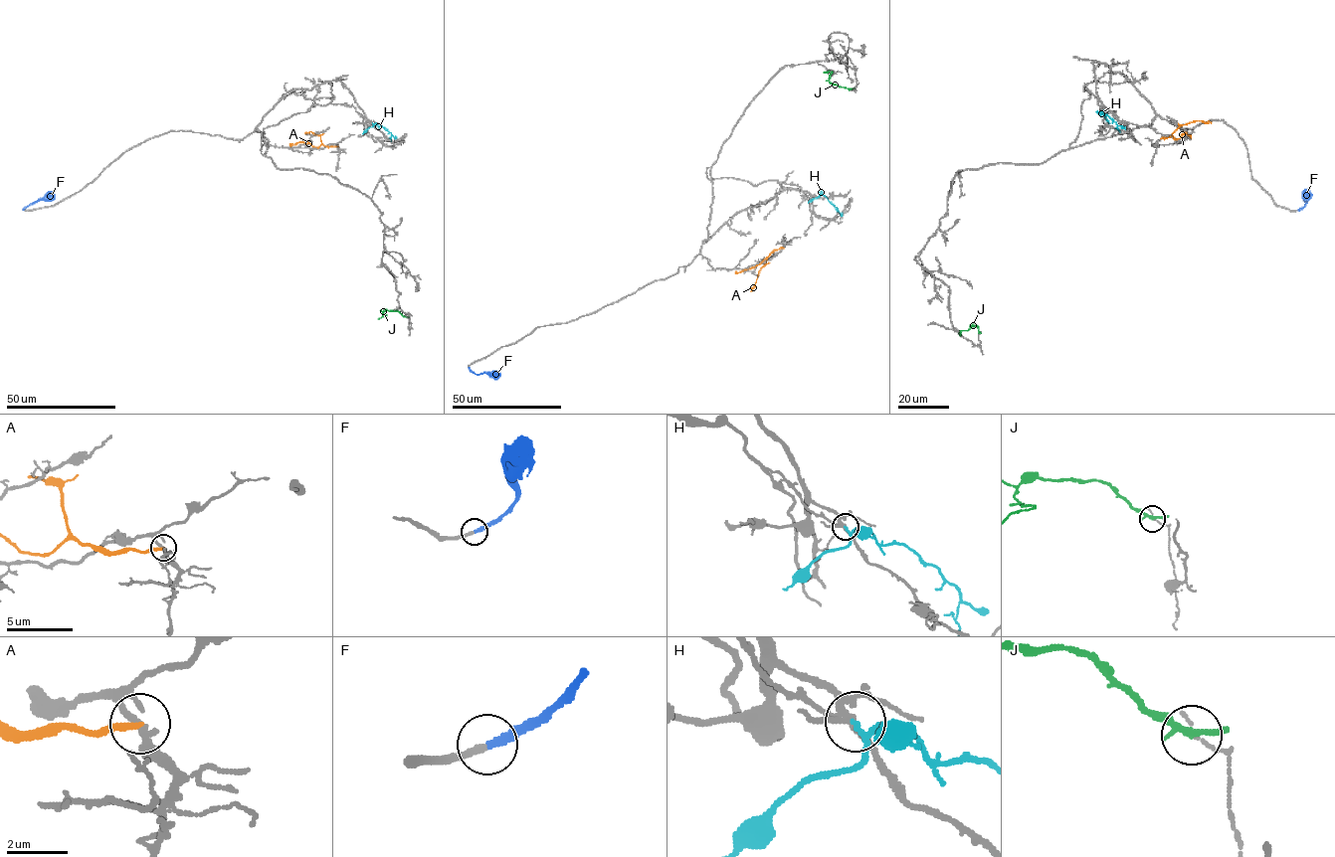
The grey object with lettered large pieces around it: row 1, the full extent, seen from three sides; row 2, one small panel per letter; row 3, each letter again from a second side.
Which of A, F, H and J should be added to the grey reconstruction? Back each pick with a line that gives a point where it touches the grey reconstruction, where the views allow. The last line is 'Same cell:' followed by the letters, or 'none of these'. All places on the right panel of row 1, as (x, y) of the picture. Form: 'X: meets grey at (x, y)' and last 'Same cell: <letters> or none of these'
F: meets grey at (1297, 210)
H: meets grey at (1103, 111)
Same cell: F, H

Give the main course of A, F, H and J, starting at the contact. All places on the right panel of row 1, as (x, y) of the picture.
A: (1161, 137), (1168, 137), (1185, 123), (1201, 120), (1211, 122)
F: (1297, 210), (1306, 204), (1307, 192)
H: (1103, 111), (1102, 114), (1107, 114), (1124, 129)
J: (980, 333), (977, 325), (972, 325), (959, 331), (960, 335)

